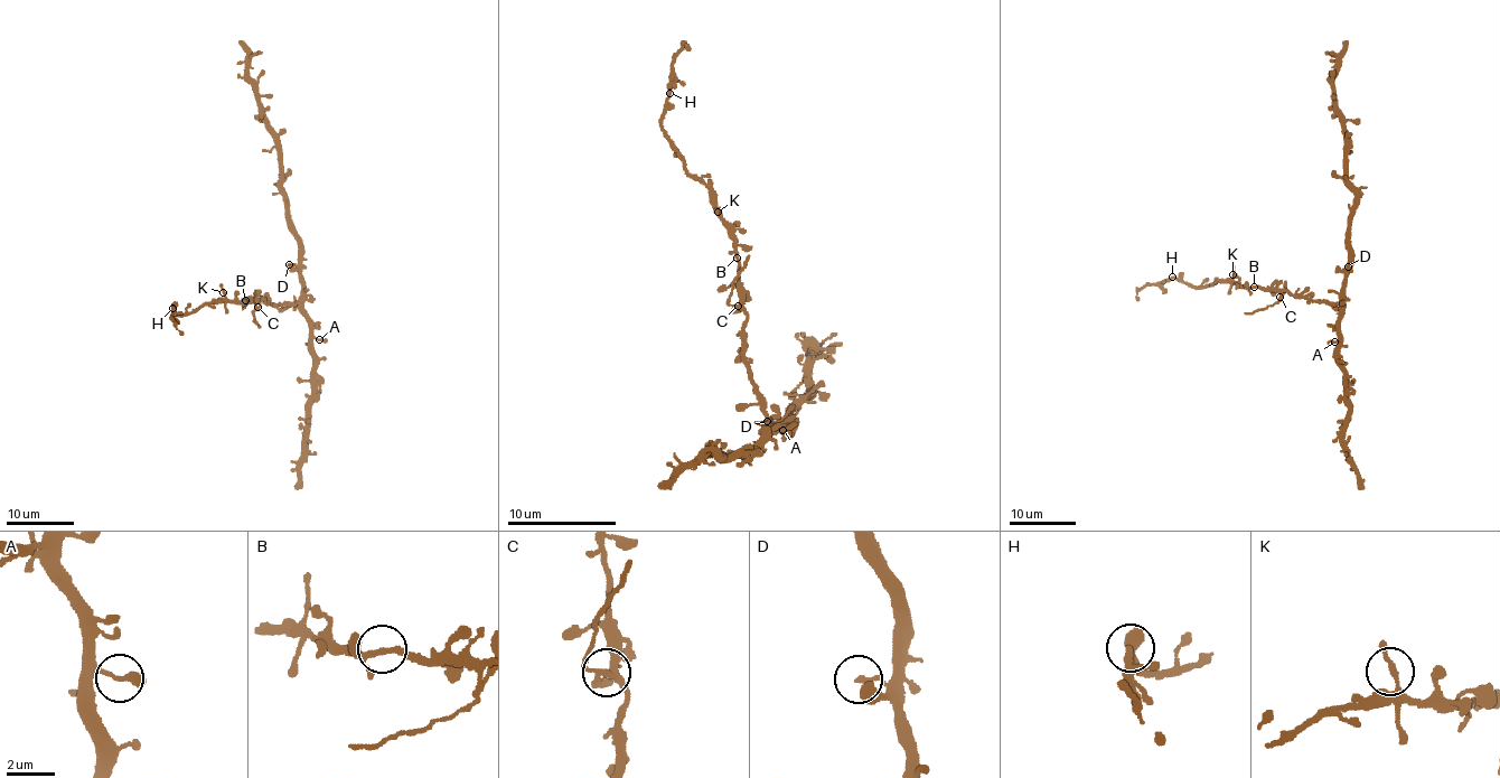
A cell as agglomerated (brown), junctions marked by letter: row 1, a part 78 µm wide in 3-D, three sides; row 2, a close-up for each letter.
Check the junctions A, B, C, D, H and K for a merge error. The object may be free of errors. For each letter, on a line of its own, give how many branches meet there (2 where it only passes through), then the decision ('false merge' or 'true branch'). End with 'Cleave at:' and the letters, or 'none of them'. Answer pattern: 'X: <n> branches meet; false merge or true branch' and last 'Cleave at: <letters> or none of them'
A: 2 branches meet; true branch
B: 3 branches meet; true branch
C: 2 branches meet; false merge
D: 1 branches meet; true branch
H: 2 branches meet; true branch
K: 2 branches meet; true branch
Cleave at: C

